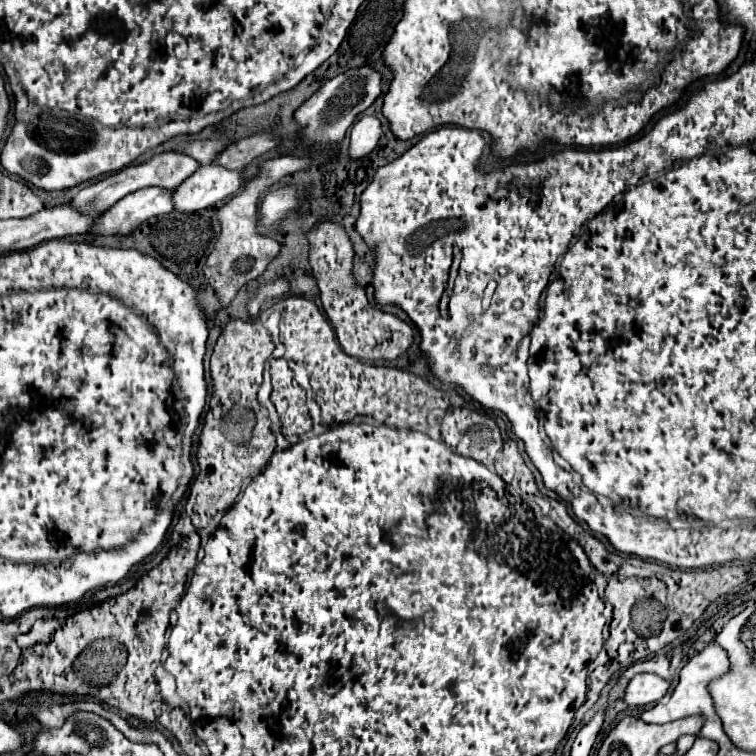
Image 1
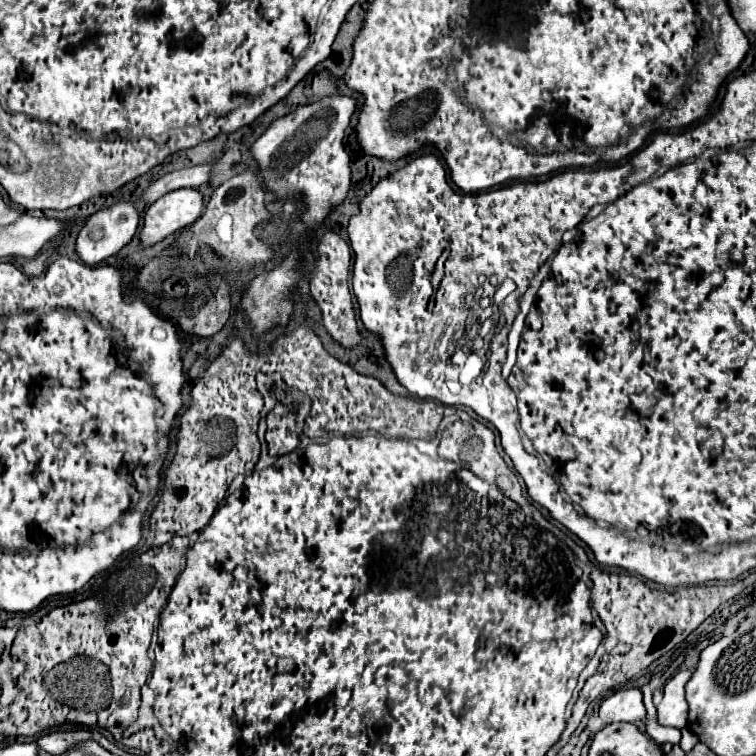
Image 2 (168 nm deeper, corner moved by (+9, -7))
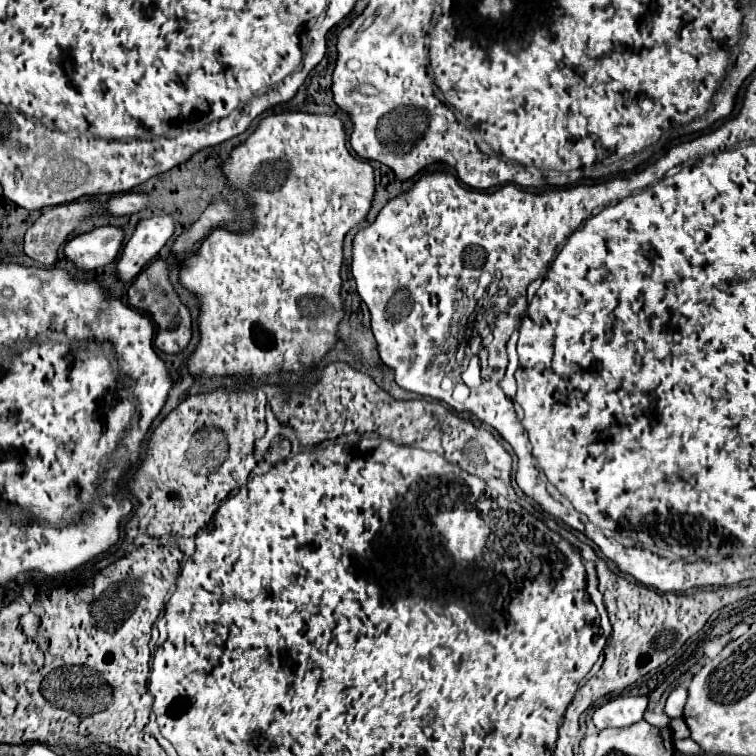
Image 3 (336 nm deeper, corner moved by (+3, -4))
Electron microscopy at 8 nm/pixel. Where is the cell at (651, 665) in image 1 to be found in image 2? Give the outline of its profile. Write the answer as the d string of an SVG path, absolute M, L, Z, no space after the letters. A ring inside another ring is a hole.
M649 684L641 687L641 693L643 693L643 702L646 709L645 729L647 729L647 735L653 737L657 743L679 743L681 739L681 731L675 729L675 727L663 727L657 723L657 711L656 706L653 703L653 692Z

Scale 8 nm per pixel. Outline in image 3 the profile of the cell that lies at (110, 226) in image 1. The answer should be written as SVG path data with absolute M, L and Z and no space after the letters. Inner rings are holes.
M99 226L79 234L65 244L65 254L81 270L97 270L111 264L121 248L125 234L121 226Z

